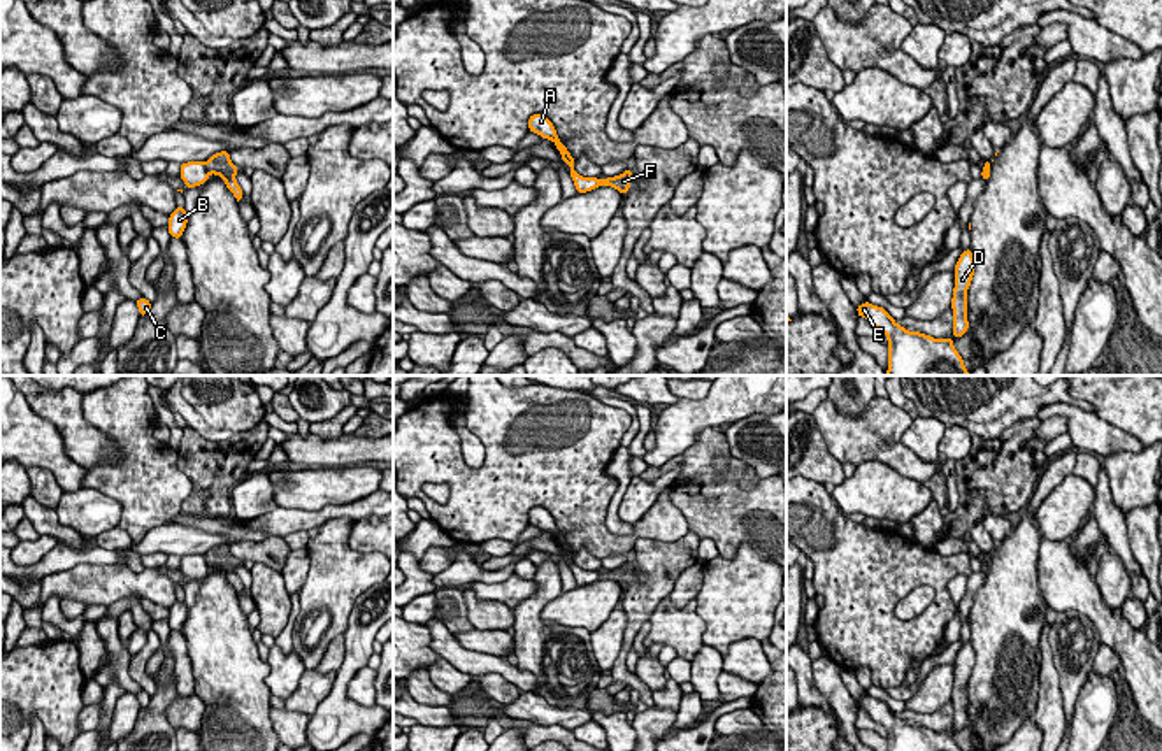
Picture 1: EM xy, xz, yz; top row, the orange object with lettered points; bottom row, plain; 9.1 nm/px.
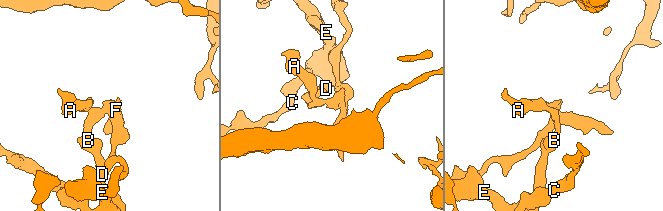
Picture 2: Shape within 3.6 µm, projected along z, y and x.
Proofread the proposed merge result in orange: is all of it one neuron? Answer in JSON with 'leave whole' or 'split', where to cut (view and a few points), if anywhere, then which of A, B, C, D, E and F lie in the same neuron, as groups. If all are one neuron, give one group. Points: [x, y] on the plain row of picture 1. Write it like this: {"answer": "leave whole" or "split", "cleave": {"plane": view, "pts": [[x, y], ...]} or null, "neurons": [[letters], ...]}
{"answer": "split", "cleave": {"plane": "xy", "pts": [[204, 557], [209, 565]]}, "neurons": [["A", "B", "C", "D", "E"], ["F"]]}

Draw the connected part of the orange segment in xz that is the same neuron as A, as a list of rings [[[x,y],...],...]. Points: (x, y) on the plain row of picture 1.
[[[532,507],[528,511],[528,523],[541,528],[542,532],[555,535],[556,542],[562,547],[562,554],[565,554],[570,560],[570,570],[574,574],[577,586],[586,586],[599,581],[597,570],[583,570],[574,563],[576,551],[572,551],[563,535],[558,533],[556,523],[546,509]]]

